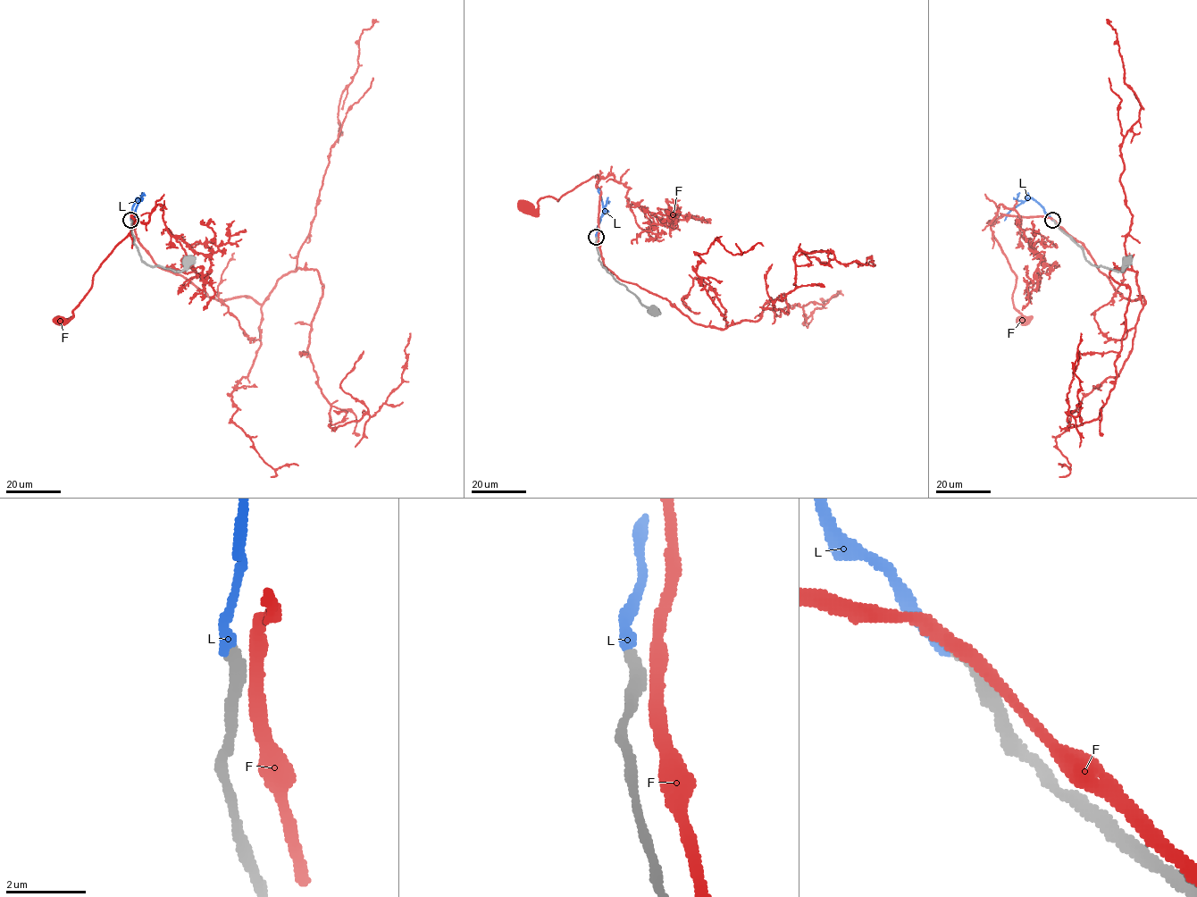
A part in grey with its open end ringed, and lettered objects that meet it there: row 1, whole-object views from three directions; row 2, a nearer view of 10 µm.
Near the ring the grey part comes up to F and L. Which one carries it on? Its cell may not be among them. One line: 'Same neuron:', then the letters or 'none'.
Same neuron: L

